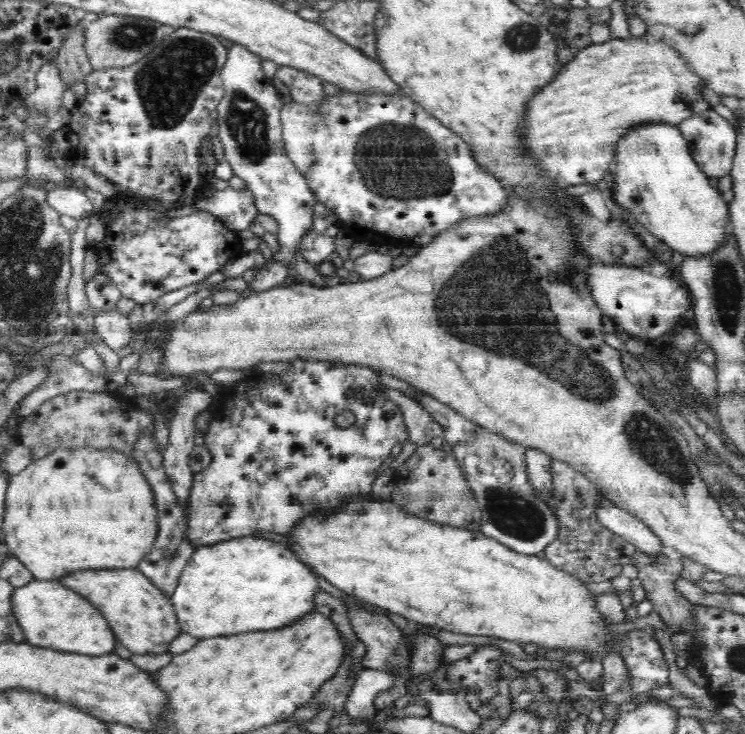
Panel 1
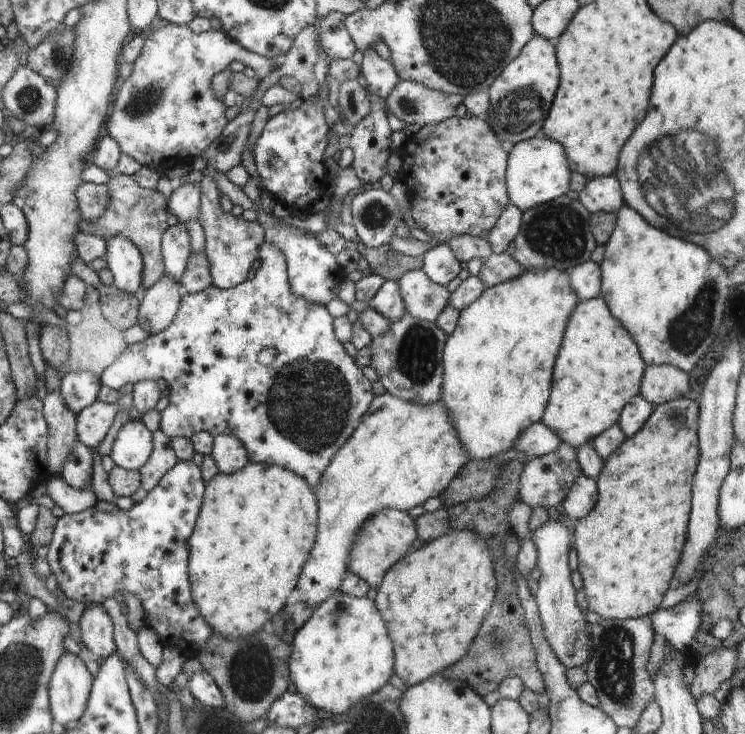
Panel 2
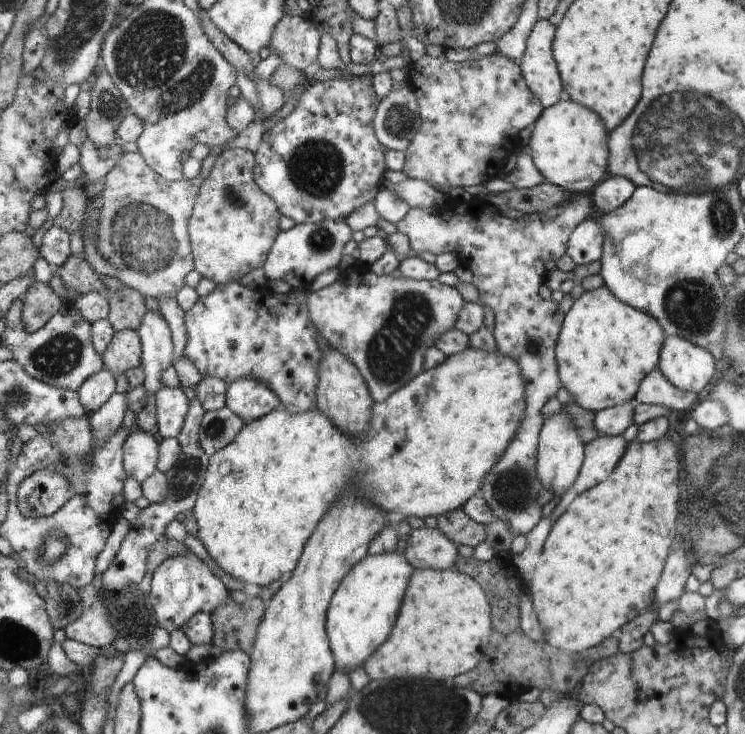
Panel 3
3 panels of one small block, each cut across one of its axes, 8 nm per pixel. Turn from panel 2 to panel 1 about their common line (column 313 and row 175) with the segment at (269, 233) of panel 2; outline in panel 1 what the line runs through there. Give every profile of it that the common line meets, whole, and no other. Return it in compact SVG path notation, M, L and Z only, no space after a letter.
M234 44L228 48L221 79L224 96L220 100L217 111L219 123L218 138L224 152L226 167L224 172L234 174L246 184L255 198L257 210L268 214L275 220L280 252L273 256L273 262L288 262L290 278L296 276L296 252L304 242L308 230L312 230L315 218L314 206L317 199L309 190L306 178L294 166L286 152L283 141L281 111L284 102L278 92L272 90L270 80L266 80L262 71L263 58L248 50L245 46Z

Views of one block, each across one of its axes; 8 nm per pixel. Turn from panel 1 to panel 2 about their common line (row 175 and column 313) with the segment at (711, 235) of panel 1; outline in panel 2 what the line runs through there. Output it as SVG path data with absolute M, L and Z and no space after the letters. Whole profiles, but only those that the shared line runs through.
M342 592L326 599L326 604L319 604L310 616L310 620L302 626L291 641L294 648L290 659L290 680L294 681L297 691L306 696L306 700L318 710L331 712L334 715L344 714L364 696L376 693L380 686L388 682L394 668L394 652L392 640L388 636L386 624L376 608L373 600L368 597L358 598Z

